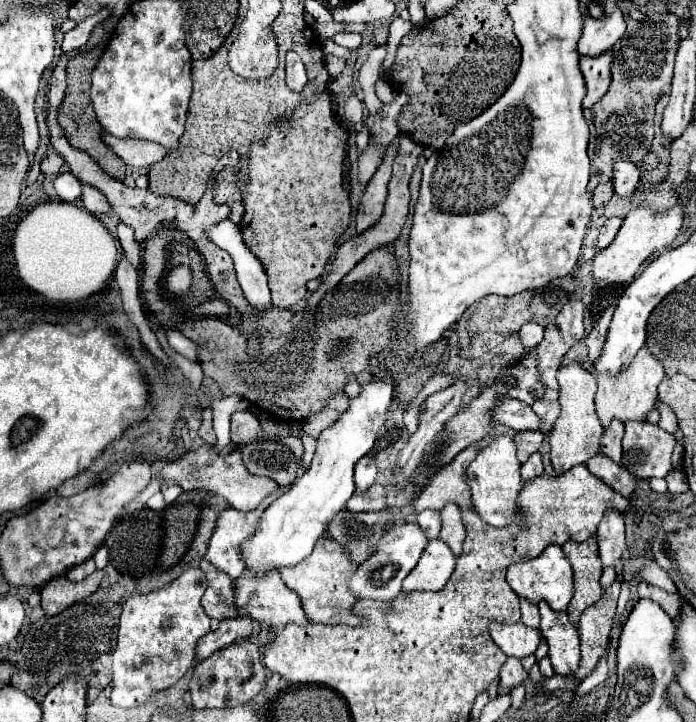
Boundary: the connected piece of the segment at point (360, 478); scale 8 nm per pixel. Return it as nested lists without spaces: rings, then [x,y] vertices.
[[[366,454],[364,458],[360,458],[358,464],[356,464],[356,468],[354,468],[356,492],[364,492],[364,490],[368,490],[368,488],[374,484],[374,480],[376,480],[376,472],[378,472],[378,468],[376,468],[376,460],[374,460],[374,456]]]

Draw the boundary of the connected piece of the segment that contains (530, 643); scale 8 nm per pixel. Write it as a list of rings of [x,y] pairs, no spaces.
[[[492,622],[488,632],[490,632],[490,638],[502,648],[506,656],[524,658],[528,654],[534,654],[540,642],[540,632],[522,622],[516,622],[516,624]]]

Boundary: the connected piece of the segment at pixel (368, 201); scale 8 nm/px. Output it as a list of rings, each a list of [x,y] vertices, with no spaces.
[[[398,138],[390,144],[390,148],[388,148],[388,152],[384,156],[384,162],[378,166],[376,174],[372,176],[370,184],[366,186],[366,192],[362,196],[362,202],[360,202],[358,214],[356,214],[356,230],[358,230],[358,234],[362,234],[370,226],[374,226],[384,214],[386,186],[388,186],[388,180],[390,180],[392,160],[396,156],[396,150],[398,150]]]

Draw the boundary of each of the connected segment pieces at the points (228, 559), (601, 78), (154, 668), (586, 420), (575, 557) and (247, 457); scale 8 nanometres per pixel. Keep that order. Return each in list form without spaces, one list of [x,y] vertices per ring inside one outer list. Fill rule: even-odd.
[[[268,498],[254,512],[238,512],[234,508],[226,508],[220,512],[208,544],[206,558],[230,578],[238,578],[246,568],[246,564],[242,564],[242,544],[250,536],[254,536],[258,520],[270,502],[272,498]]]
[[[604,52],[602,56],[582,56],[580,70],[586,80],[588,94],[582,102],[582,108],[592,108],[610,88],[612,82],[612,52]]]
[[[188,568],[170,584],[150,594],[132,594],[126,600],[118,626],[116,650],[112,654],[114,706],[138,706],[146,702],[152,692],[176,684],[194,666],[196,644],[210,632],[210,618],[200,604],[206,588],[206,574],[200,568]]]
[[[572,362],[568,366],[558,368],[558,384],[560,384],[560,416],[556,418],[548,438],[550,438],[550,460],[558,474],[570,470],[576,464],[584,464],[588,458],[600,452],[600,436],[604,432],[596,408],[594,408],[594,394],[596,394],[596,376],[586,370],[580,362]]]
[[[596,536],[590,540],[584,540],[582,544],[568,540],[562,546],[564,554],[568,556],[572,570],[574,570],[574,596],[568,604],[568,616],[572,624],[578,624],[578,618],[582,610],[594,604],[602,596],[602,586],[600,586],[600,574],[602,574],[602,564],[598,556],[598,544]]]
[[[260,442],[244,446],[240,454],[250,474],[272,478],[284,488],[290,488],[294,484],[298,462],[288,446],[278,442]]]

